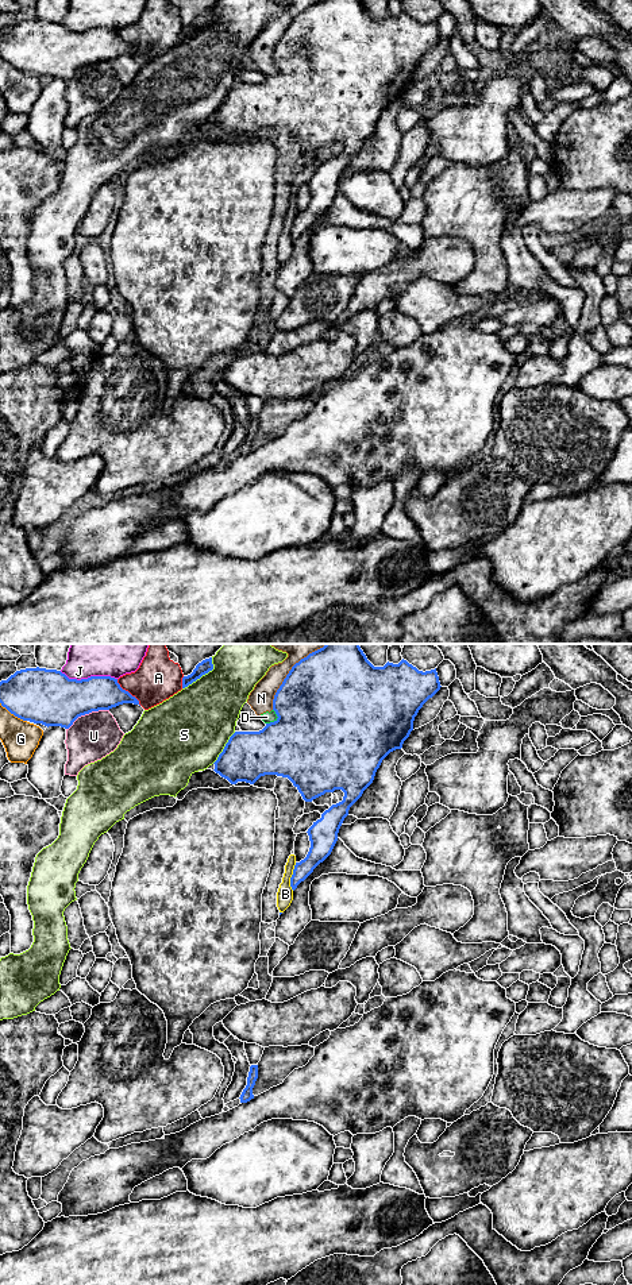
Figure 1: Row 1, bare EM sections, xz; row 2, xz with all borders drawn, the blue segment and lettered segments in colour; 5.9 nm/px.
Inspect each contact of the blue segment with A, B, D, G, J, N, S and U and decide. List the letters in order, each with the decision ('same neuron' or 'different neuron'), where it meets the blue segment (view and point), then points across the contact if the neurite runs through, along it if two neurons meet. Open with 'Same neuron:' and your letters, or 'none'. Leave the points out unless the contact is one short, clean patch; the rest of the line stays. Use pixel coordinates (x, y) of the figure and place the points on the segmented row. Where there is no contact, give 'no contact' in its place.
Same neuron: none
A: different neuron | xz (127, 691)
B: different neuron | xz (292, 876) | along xz (296, 863), (291, 878), (292, 890)
D: different neuron | xz (277, 718) | along xz (273, 709), (277, 717), (266, 724)
G: different neuron | xz (12, 713)
J: different neuron | xz (88, 678)
N: different neuron | xz (289, 671)
S: different neuron | xz (203, 674)
U: different neuron | xz (87, 713)

